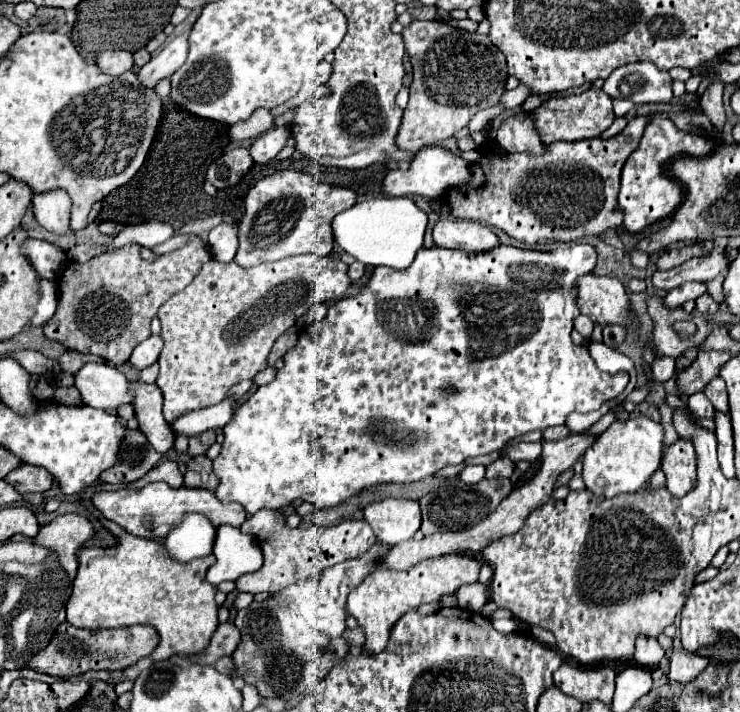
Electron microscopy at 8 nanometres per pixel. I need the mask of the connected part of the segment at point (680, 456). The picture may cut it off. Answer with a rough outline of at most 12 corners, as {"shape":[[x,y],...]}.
{"shape":[[679,439],[663,453],[661,469],[675,497],[697,483],[695,449]]}

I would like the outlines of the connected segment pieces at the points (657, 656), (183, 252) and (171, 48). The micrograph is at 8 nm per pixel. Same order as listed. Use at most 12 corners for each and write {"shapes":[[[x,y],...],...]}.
{"shapes":[[[637,639],[633,663],[657,667],[665,651],[657,639]],[[194,235],[69,263],[47,339],[113,365],[211,259]],[[189,29],[173,37],[137,77],[147,89],[185,63]]]}

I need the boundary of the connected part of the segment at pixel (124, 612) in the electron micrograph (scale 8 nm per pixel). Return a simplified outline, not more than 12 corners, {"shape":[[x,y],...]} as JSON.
{"shape":[[117,525],[77,551],[67,621],[153,625],[159,647],[125,671],[201,653],[217,629],[215,557],[177,563]]}

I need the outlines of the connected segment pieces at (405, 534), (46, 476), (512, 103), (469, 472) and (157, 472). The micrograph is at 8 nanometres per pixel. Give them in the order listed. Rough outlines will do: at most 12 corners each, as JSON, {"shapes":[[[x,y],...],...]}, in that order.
{"shapes":[[[385,499],[363,517],[379,541],[397,545],[420,529],[418,501]],[[13,469],[9,481],[19,493],[45,493],[53,485],[47,469]],[[519,85],[513,91],[505,91],[501,105],[505,109],[525,103],[529,89]],[[469,465],[461,471],[461,481],[477,483],[485,479],[483,465]],[[163,461],[139,481],[165,481],[171,487],[183,485],[177,463]]]}

